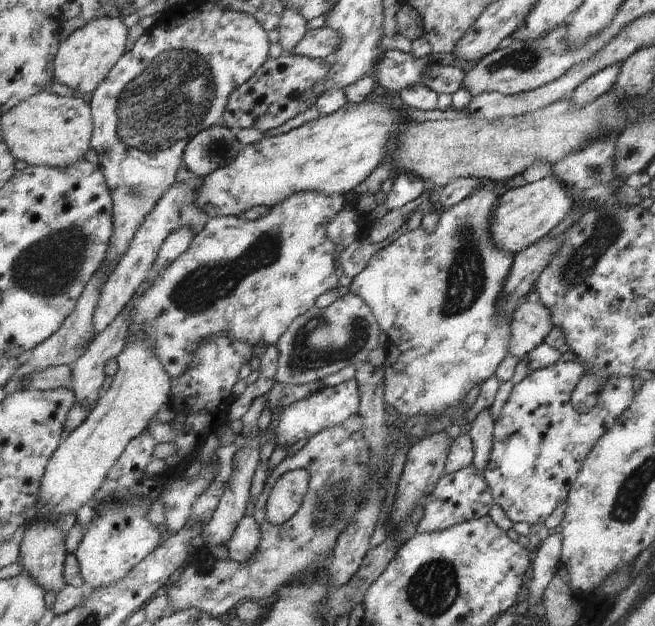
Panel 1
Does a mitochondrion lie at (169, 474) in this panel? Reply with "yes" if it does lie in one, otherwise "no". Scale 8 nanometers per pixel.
no

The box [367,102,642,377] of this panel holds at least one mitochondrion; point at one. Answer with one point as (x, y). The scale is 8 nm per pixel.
(578, 265)

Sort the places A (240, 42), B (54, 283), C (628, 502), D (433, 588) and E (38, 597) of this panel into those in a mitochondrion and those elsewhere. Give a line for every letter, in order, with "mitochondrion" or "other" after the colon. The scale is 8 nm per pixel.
A: other
B: mitochondrion
C: mitochondrion
D: mitochondrion
E: other

